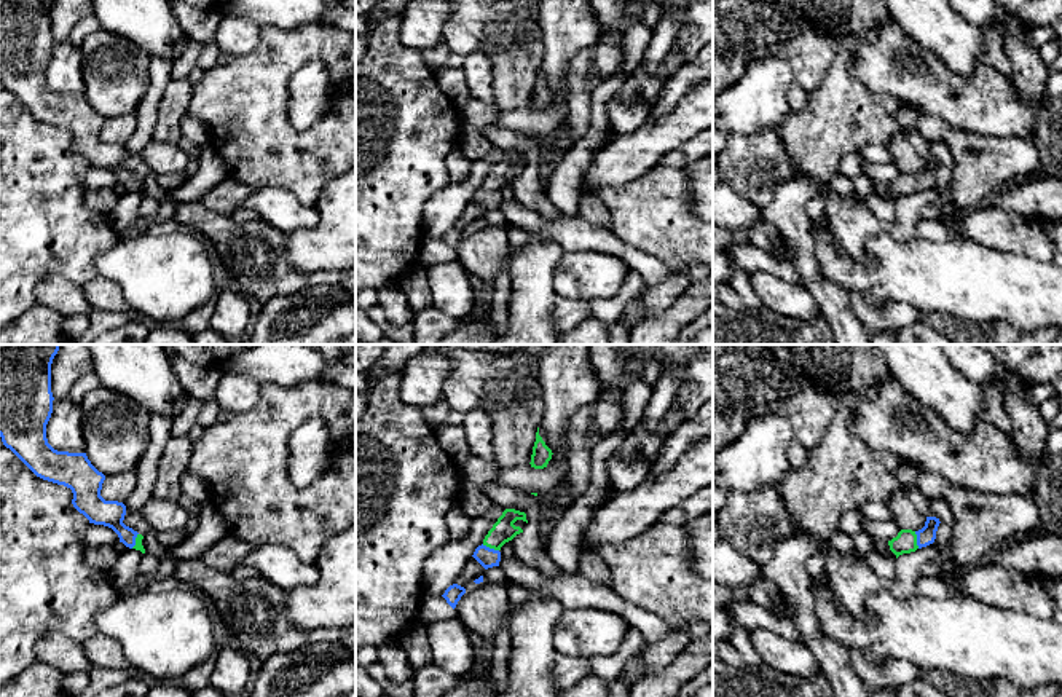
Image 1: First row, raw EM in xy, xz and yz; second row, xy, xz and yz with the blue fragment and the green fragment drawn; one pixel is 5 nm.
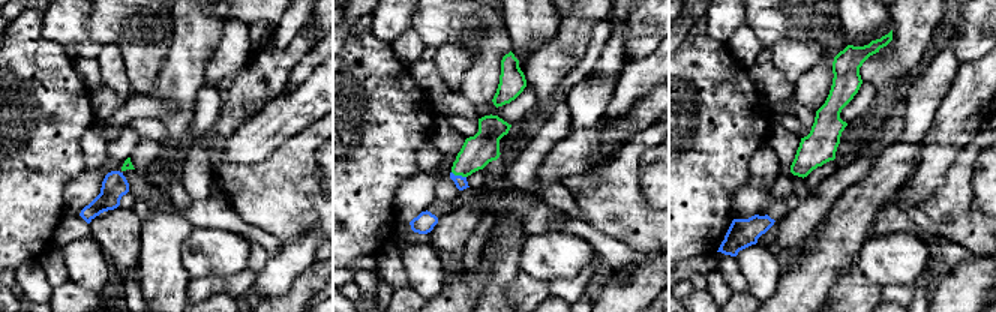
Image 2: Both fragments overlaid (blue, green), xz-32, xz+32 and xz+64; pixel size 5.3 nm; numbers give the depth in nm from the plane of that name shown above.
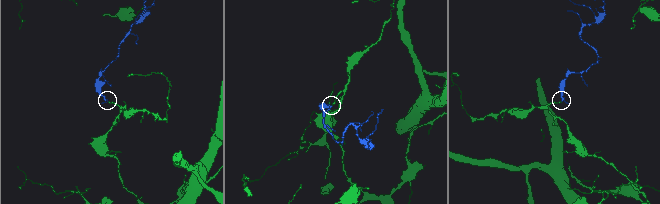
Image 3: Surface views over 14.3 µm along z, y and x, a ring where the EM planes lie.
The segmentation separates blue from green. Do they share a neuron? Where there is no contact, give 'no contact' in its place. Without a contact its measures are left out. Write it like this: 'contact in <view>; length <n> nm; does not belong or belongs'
contact in yz; length 90 nm; belongs

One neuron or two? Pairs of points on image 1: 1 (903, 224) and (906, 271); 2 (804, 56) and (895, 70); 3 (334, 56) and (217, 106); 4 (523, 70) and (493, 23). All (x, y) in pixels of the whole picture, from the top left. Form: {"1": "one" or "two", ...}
{"1": "two", "2": "one", "3": "one", "4": "one"}

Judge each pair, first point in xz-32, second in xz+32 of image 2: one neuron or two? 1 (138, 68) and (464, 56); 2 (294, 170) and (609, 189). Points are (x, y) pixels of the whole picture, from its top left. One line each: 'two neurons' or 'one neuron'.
1: two neurons
2: one neuron

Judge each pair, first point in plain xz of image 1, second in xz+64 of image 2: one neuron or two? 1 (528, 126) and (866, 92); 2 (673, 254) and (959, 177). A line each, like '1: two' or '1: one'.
1: one
2: one

